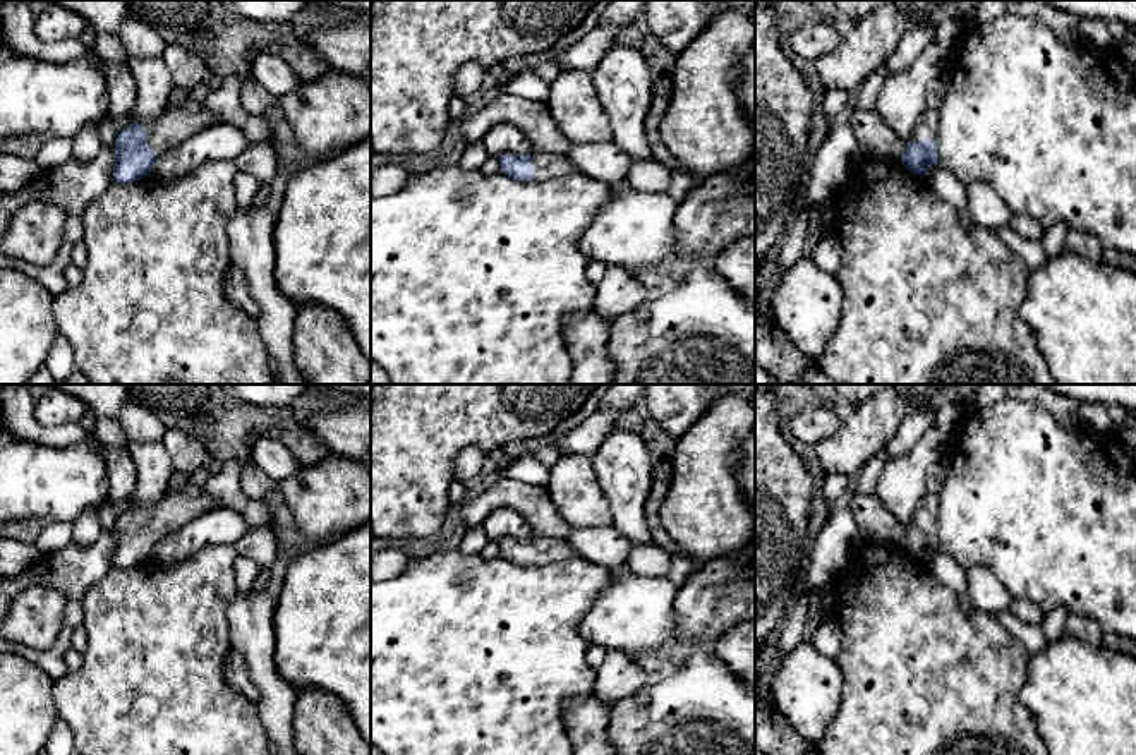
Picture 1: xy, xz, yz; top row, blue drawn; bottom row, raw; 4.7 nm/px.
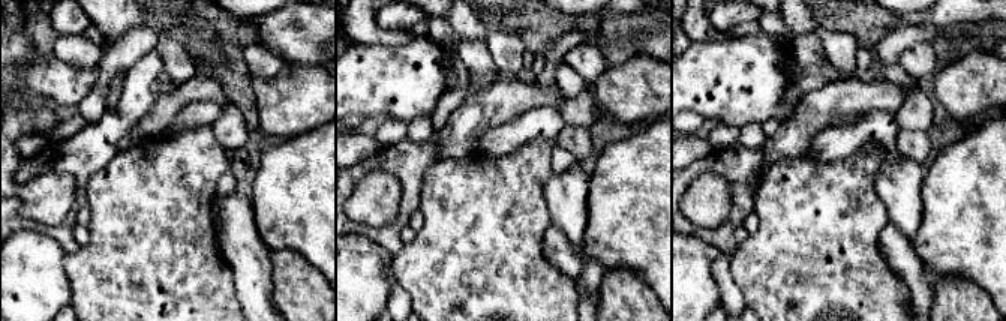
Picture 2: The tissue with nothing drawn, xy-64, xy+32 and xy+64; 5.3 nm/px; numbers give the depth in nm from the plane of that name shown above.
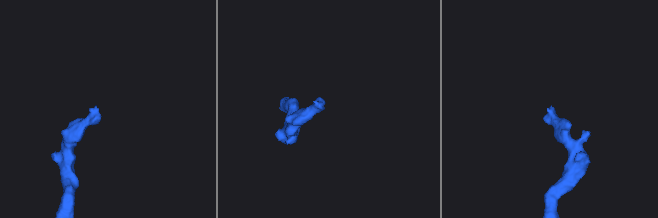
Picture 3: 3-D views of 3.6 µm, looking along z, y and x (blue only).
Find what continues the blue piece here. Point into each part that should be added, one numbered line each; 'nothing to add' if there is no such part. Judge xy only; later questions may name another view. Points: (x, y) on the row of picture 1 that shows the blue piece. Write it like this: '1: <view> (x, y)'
1: xy (181, 119)

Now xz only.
1: xz (546, 165)

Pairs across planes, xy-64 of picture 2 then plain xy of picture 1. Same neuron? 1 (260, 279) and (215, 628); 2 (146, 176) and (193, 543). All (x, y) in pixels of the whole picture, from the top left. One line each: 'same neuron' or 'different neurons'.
1: different neurons
2: different neurons

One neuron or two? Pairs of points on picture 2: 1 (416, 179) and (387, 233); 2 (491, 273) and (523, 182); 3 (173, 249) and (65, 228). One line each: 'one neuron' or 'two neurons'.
1: one neuron
2: one neuron
3: two neurons

